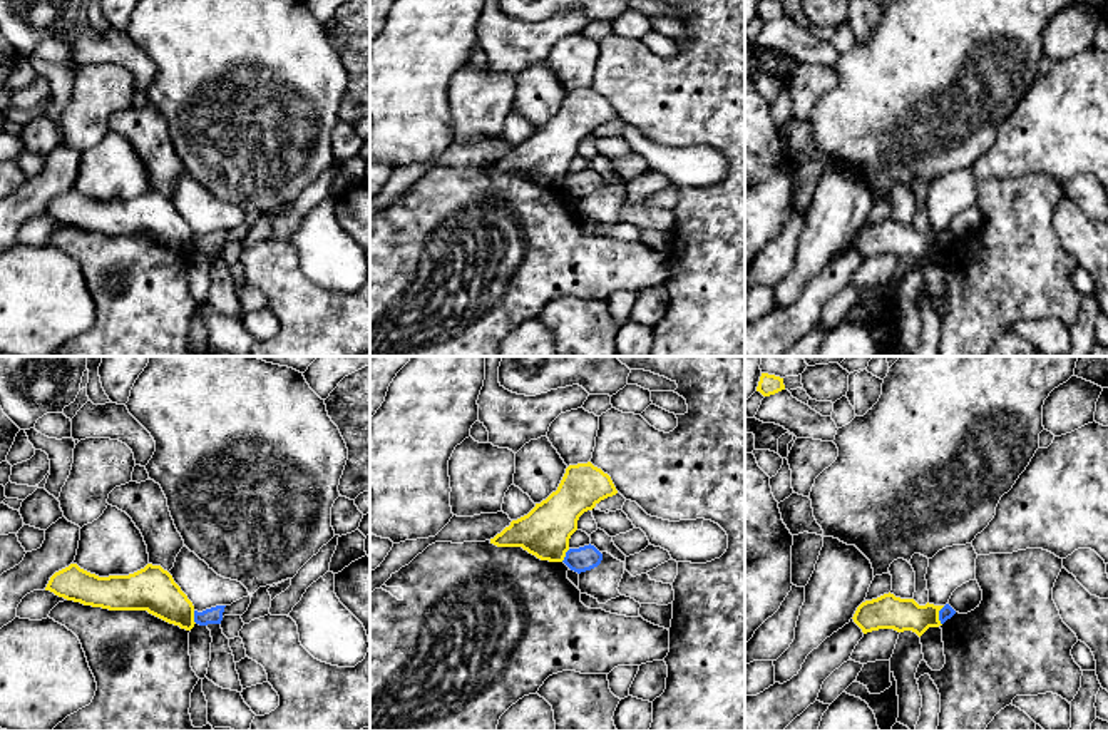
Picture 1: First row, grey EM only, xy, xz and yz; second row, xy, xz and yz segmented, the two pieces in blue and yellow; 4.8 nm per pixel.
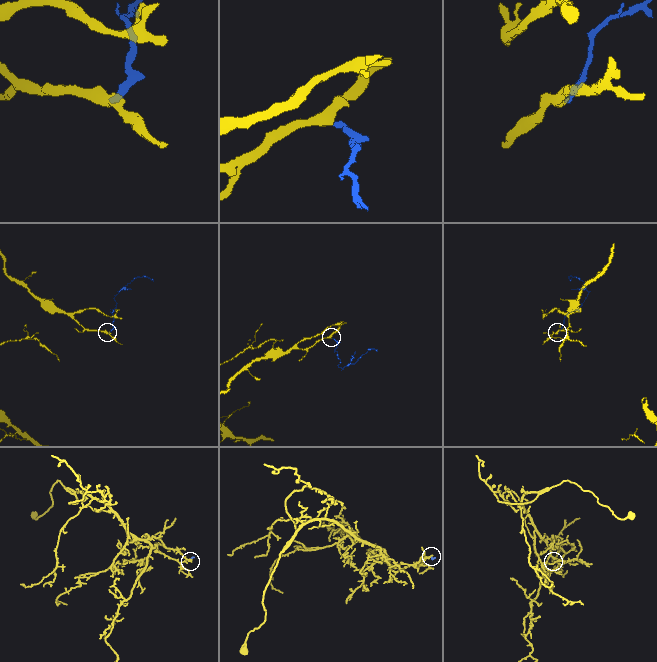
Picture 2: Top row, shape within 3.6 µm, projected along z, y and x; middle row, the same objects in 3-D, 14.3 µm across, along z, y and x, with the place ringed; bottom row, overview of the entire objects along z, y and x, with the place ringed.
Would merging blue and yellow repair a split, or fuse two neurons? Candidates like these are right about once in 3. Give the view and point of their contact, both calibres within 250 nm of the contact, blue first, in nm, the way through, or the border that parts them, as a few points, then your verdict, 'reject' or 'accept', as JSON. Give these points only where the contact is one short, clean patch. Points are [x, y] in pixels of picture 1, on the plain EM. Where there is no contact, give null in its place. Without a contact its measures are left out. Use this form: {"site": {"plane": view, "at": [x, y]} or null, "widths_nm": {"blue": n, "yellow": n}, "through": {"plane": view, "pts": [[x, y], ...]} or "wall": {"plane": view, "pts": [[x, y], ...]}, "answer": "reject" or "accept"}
{"site": {"plane": "yz", "at": [939, 241]}, "widths_nm": {"blue": 70, "yellow": 160}, "wall": {"plane": "yz", "pts": [[944, 231], [939, 236], [941, 250]]}, "answer": "reject"}

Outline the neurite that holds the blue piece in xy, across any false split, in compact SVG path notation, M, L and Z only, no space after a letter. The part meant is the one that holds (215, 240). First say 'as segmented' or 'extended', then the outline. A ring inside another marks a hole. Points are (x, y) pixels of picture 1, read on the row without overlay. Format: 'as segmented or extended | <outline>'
extended | M216 231L203 238L194 236L194 248L211 256L211 286L206 303L223 314L243 318L239 299L229 264L223 259L221 246L226 231Z

